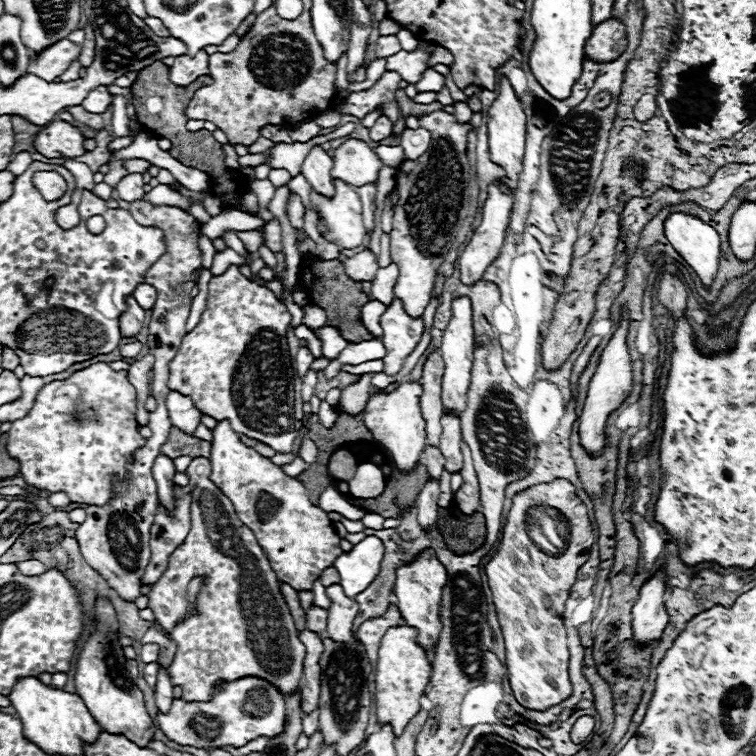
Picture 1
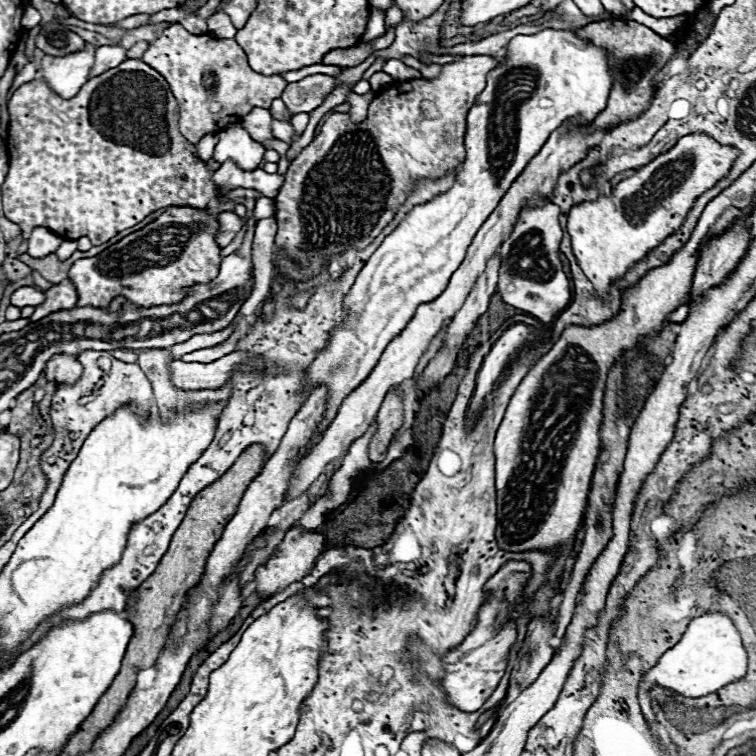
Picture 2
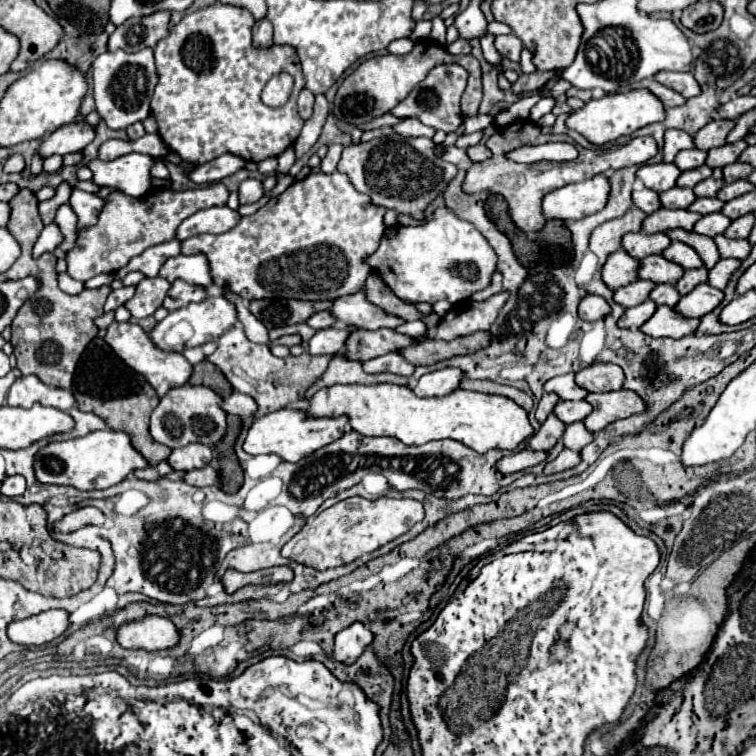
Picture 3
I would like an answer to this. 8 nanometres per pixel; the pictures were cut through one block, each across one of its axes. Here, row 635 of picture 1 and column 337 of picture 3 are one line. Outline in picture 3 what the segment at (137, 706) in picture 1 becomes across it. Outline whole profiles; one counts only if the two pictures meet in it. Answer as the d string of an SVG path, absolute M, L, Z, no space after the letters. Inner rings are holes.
M422 40L414 44L414 50L410 54L404 56L394 56L394 54L384 54L384 56L376 56L370 58L366 62L362 62L338 88L334 104L332 104L332 112L340 122L350 122L350 124L366 124L372 118L378 118L382 114L388 114L394 106L398 106L408 94L410 90L420 84L426 74L438 66L438 64L460 64L470 72L468 78L468 86L466 92L462 96L462 112L464 116L472 116L478 112L480 100L482 100L482 70L478 60L468 54L468 56L452 56L446 46L434 42L434 40Z

